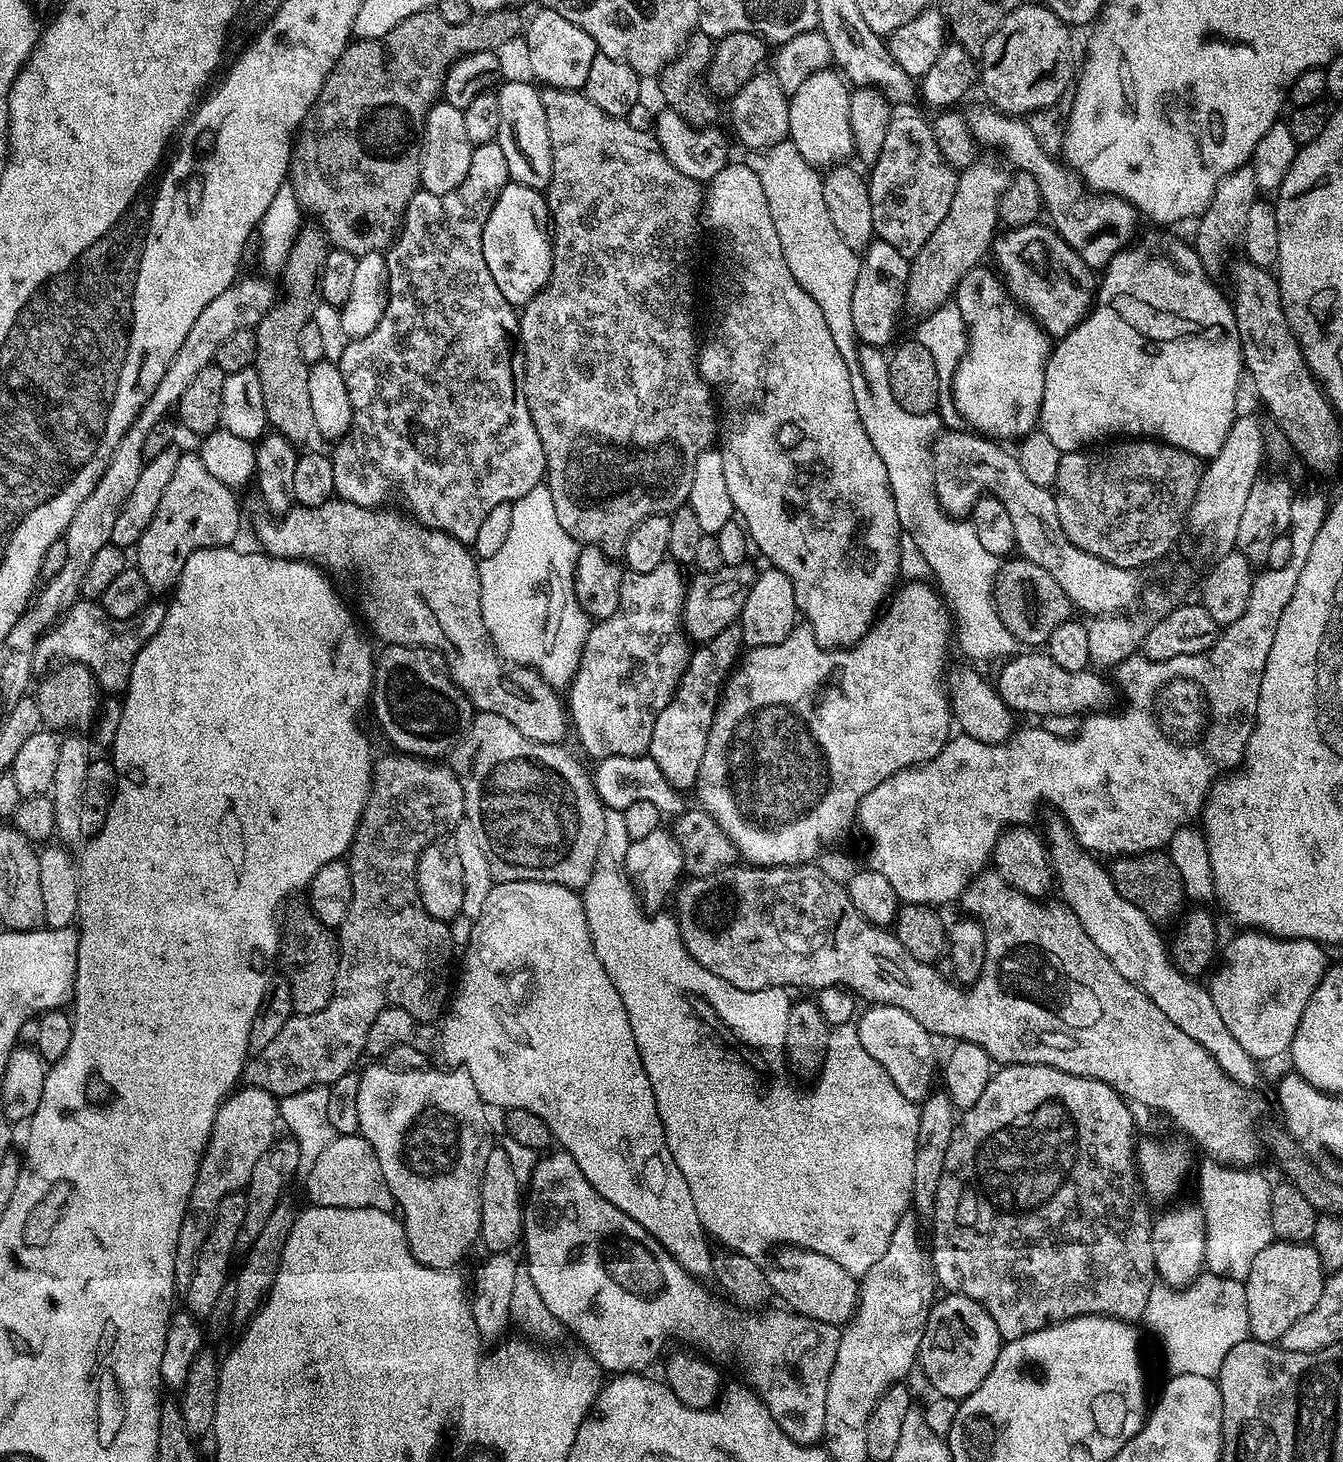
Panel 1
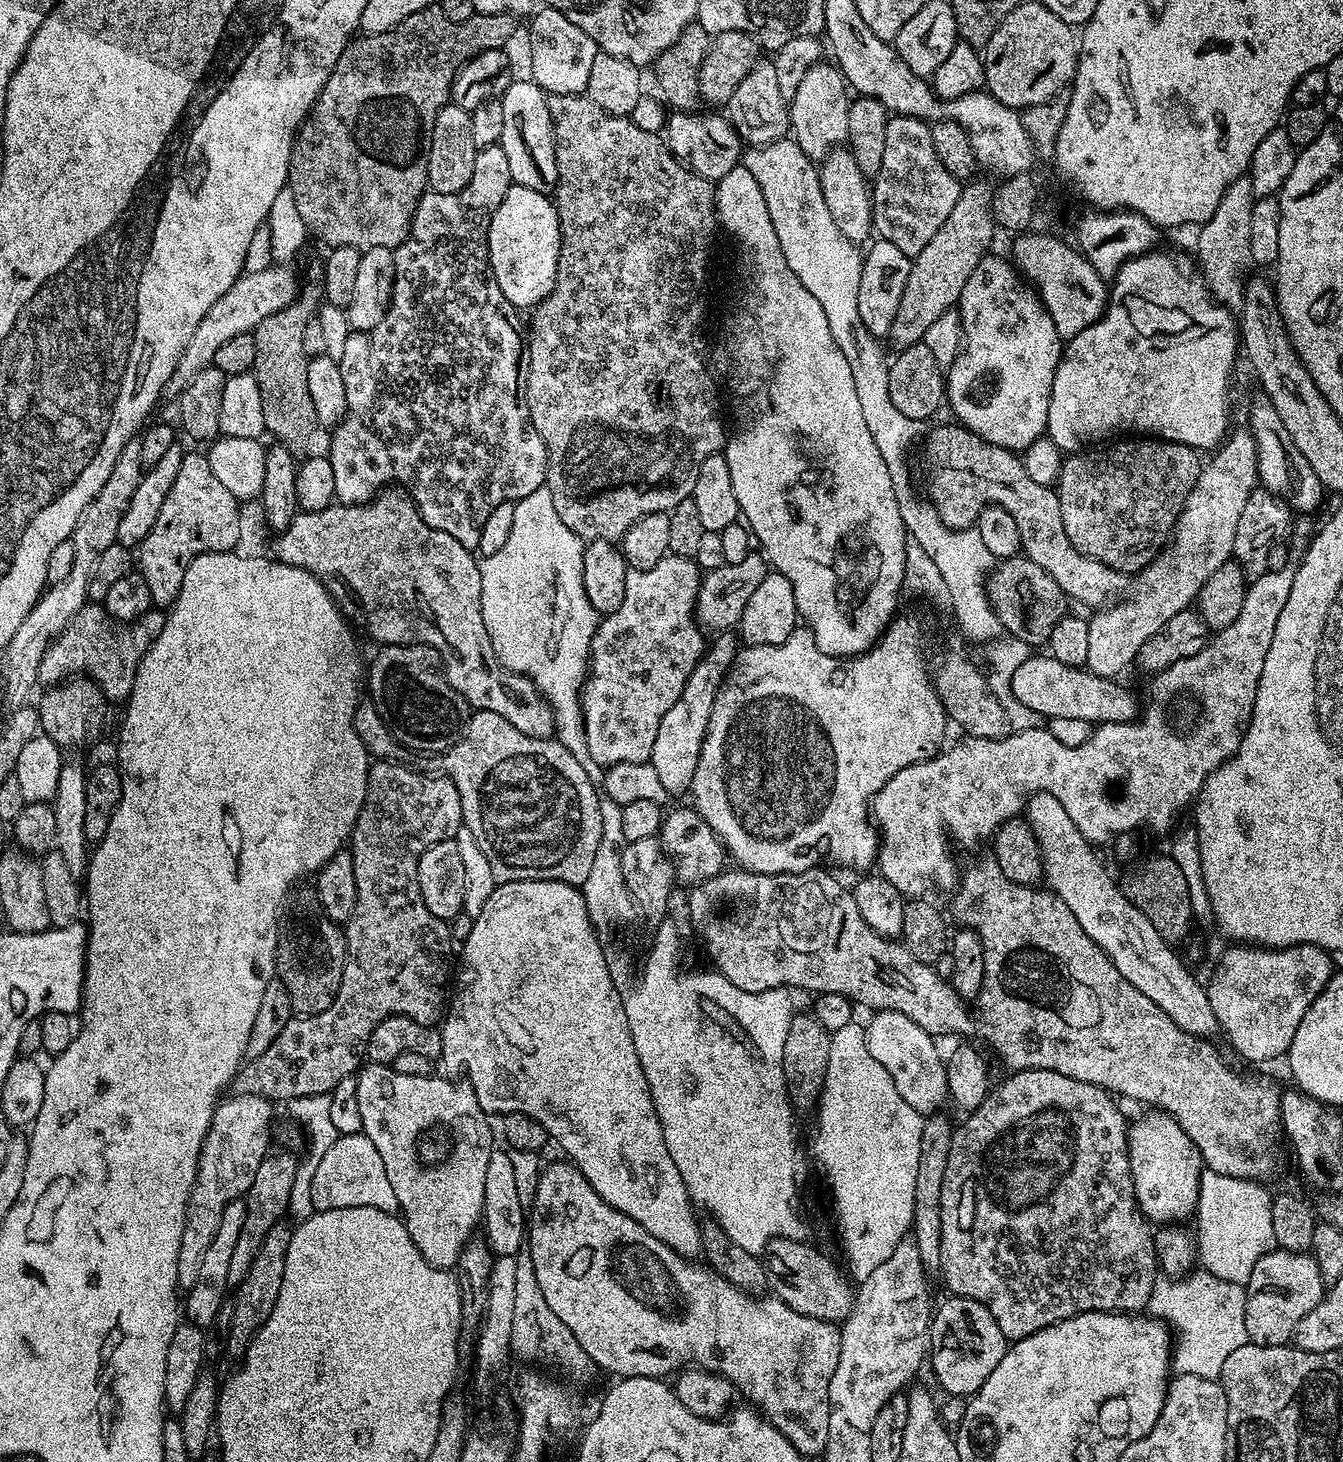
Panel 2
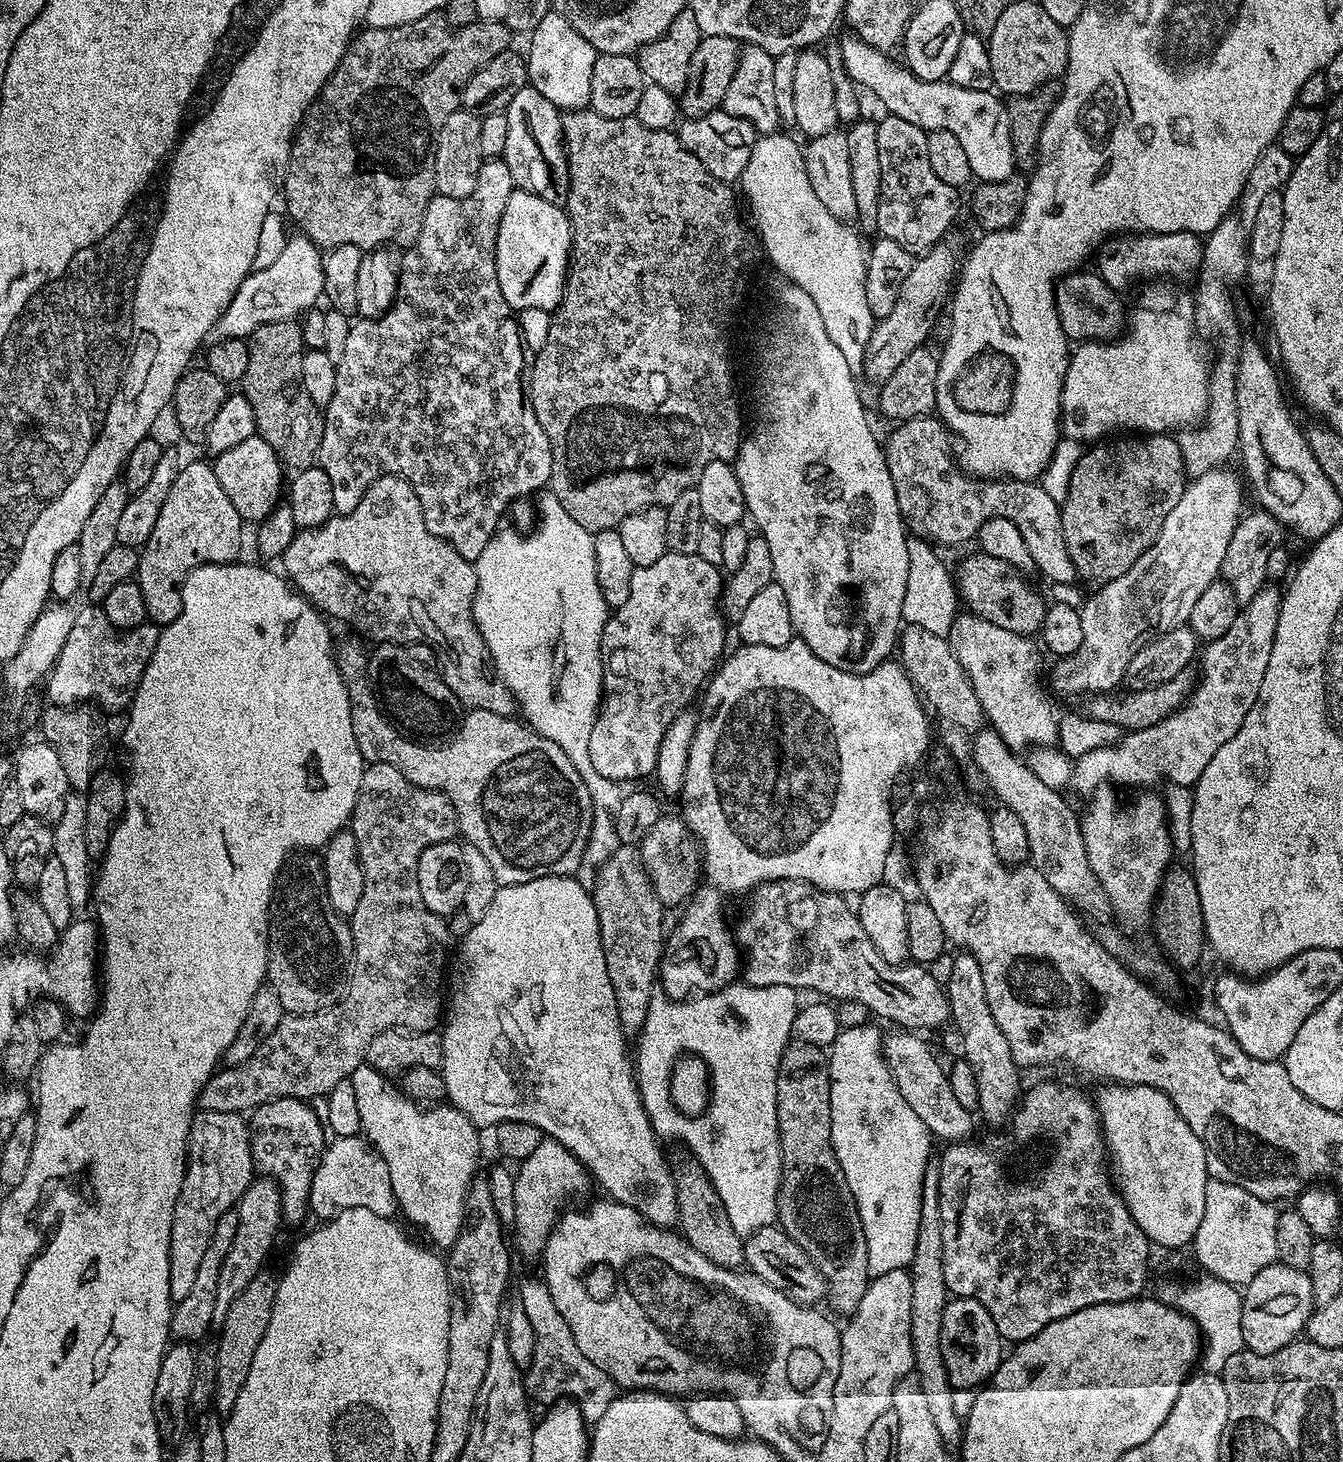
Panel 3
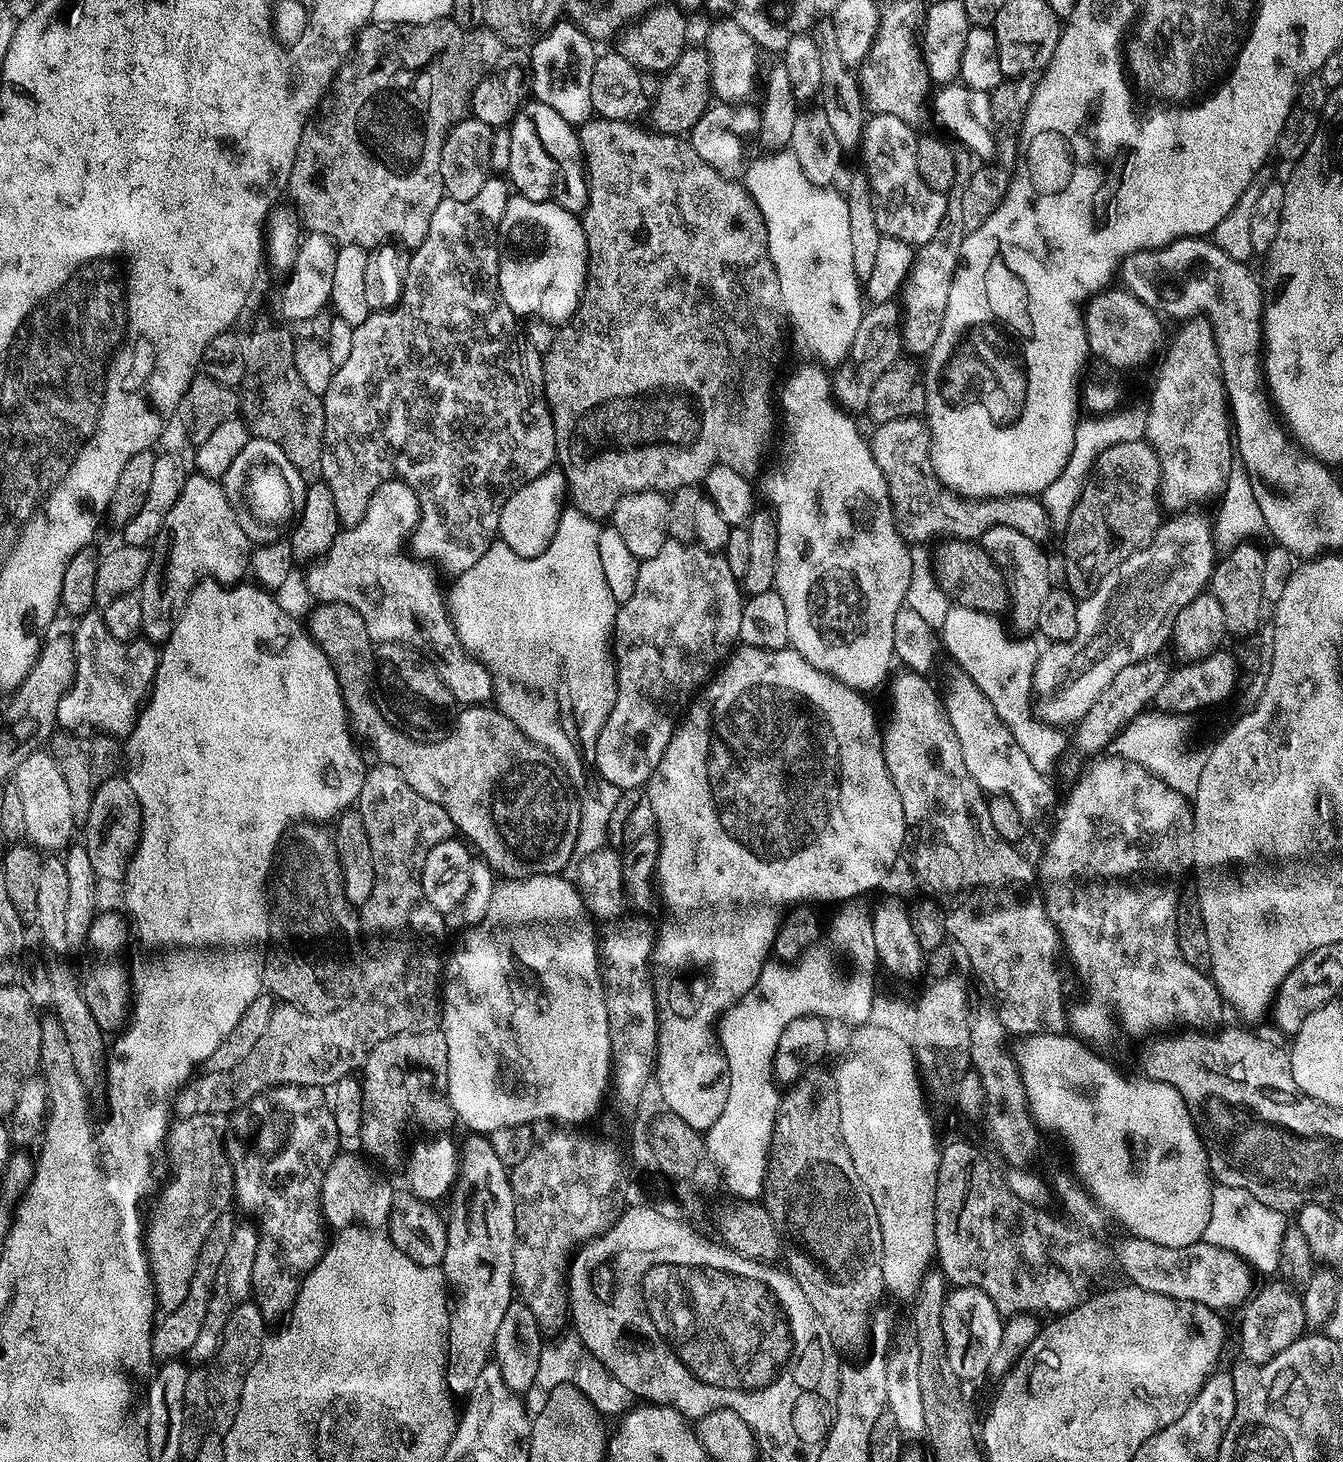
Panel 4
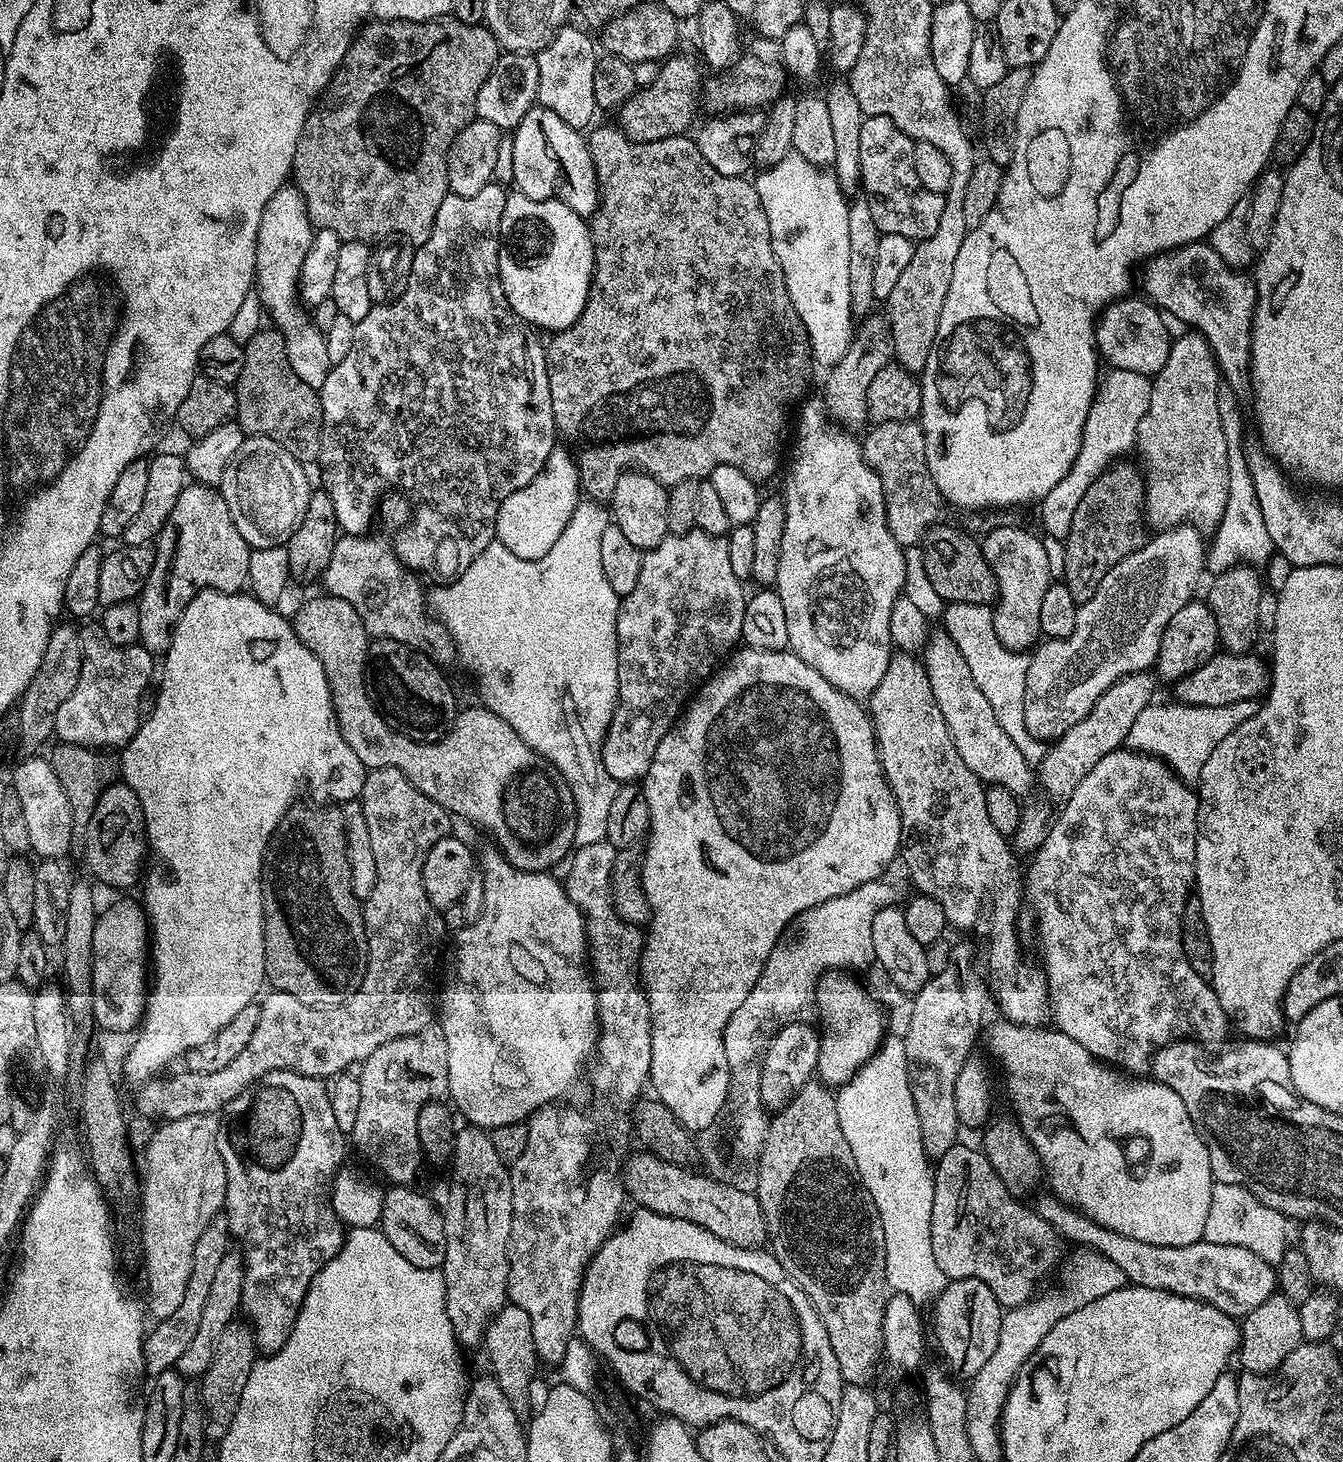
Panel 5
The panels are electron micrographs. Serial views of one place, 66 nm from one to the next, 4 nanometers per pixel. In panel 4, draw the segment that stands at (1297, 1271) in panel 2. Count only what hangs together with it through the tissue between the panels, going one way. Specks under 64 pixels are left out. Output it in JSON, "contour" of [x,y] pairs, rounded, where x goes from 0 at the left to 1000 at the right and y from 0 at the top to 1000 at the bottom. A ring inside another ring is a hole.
{"contour":[[[952,878],[944,878],[942,881],[936,880],[925,895],[926,901],[923,903],[923,927],[934,933],[942,933],[946,929],[955,926],[958,921],[972,911],[969,884],[961,878]]]}

